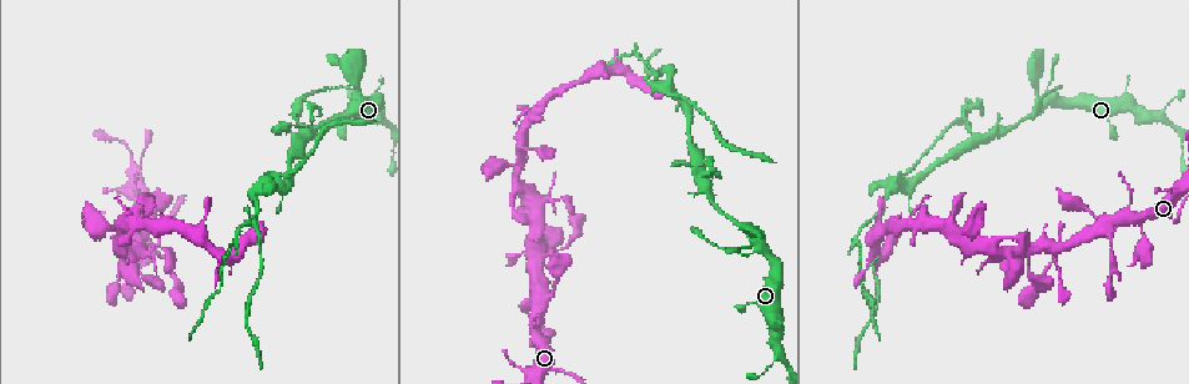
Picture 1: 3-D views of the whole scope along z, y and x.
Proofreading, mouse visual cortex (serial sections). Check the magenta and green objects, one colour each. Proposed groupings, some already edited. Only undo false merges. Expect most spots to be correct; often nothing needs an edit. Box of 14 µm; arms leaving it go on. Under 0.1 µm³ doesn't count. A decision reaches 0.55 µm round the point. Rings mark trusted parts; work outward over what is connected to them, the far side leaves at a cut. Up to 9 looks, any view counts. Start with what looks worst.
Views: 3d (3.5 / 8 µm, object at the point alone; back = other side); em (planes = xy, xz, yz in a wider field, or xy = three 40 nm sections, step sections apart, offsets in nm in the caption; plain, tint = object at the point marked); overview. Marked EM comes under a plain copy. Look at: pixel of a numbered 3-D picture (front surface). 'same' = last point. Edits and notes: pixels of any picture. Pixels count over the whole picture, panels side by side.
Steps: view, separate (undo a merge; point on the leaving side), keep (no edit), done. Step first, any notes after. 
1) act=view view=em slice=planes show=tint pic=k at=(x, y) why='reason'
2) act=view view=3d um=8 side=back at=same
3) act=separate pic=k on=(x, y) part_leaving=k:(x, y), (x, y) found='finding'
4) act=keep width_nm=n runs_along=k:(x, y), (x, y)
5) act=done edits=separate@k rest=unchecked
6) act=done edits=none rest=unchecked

act=view view=3d um=3.5 side=back pic=1 at=(687, 108) why='narrows sharply'

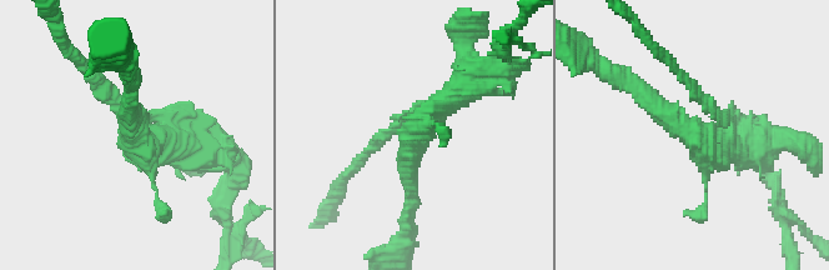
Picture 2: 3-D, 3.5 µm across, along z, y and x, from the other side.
act=view view=em slice=xy step=3 show=tint pic=2 at=(417, 128) why='need the tissue'

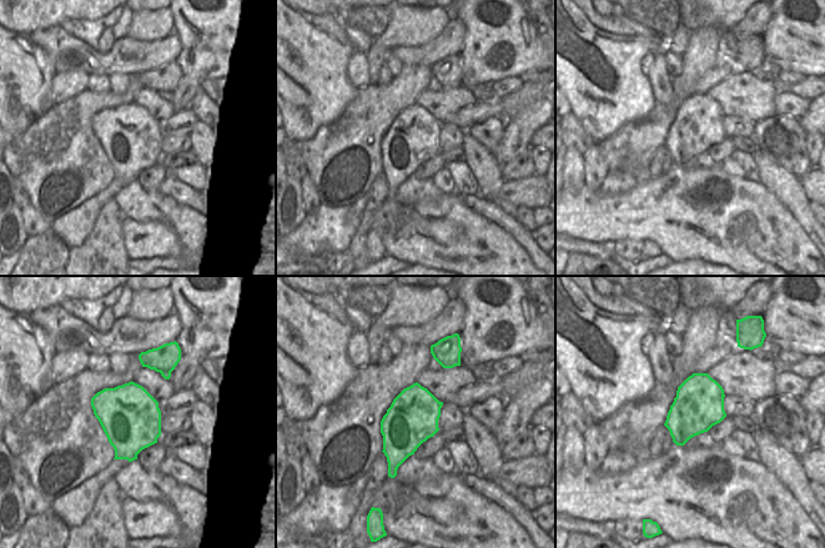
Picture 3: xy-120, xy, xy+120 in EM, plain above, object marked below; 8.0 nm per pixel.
act=separate pic=2 on=(100, 89) found='a second cell is stuck on'

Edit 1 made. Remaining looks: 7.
act=view view=overview

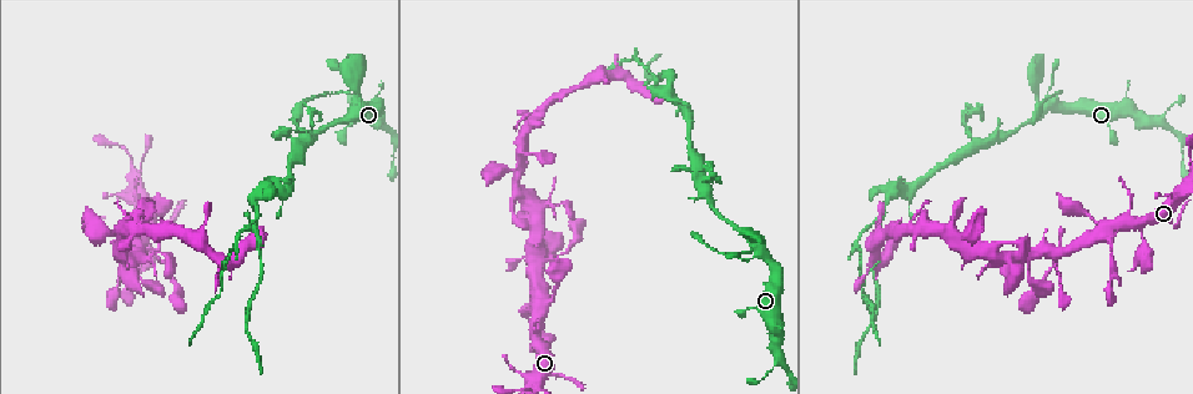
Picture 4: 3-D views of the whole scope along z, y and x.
act=view view=3d um=8 pic=4 at=(557, 204) why='sudden change in width'

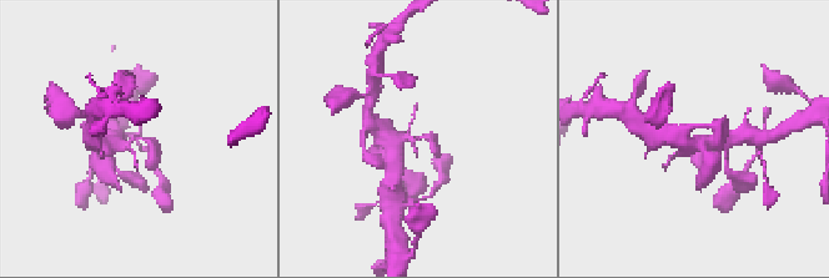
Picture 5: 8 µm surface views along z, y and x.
act=view view=3d um=3.5 side=back pic=5 at=(142, 140)

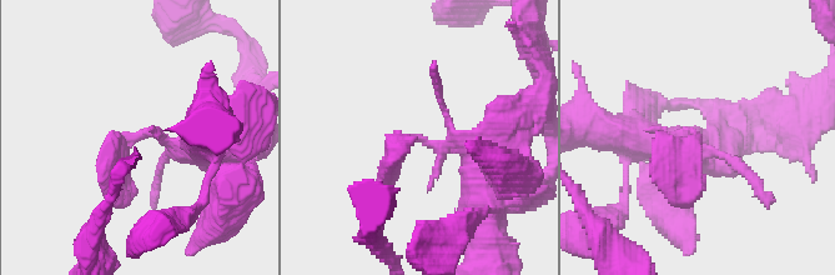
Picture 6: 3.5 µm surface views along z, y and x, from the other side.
act=view view=em slice=planes show=tint pic=6 at=(694, 134)

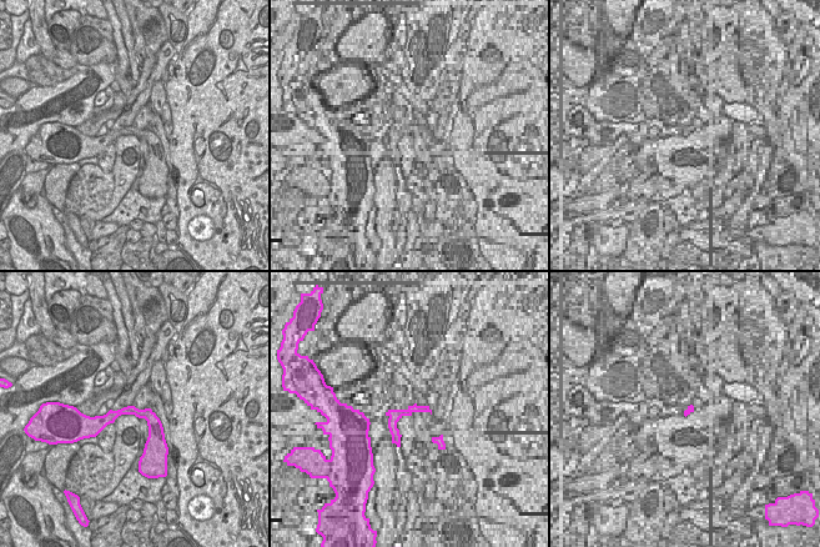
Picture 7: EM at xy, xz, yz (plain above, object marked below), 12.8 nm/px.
act=keep runs_along=6:(486, 176), (458, 145), (405, 139), (393, 151) found='one cell here'

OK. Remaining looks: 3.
act=view view=3d um=8 pic=4 at=(158, 257) why='thick turns thin'

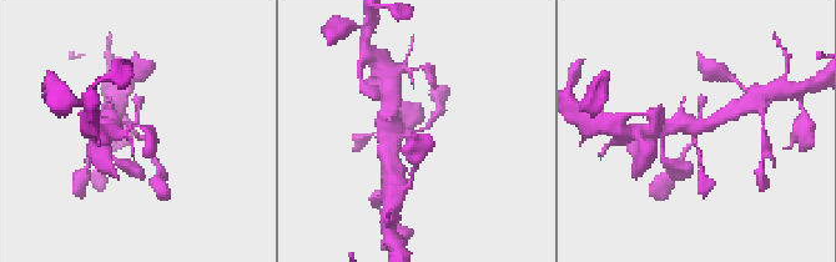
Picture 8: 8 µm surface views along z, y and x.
act=view view=3d um=3.5 pic=8 at=(418, 130)

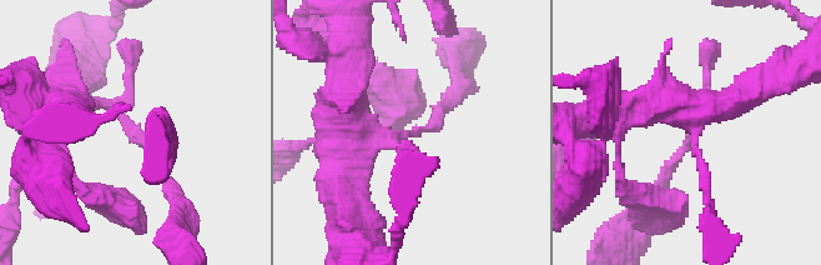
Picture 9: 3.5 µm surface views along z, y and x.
act=view view=em slice=xy step=5 show=tint pic=9 at=(406, 133)

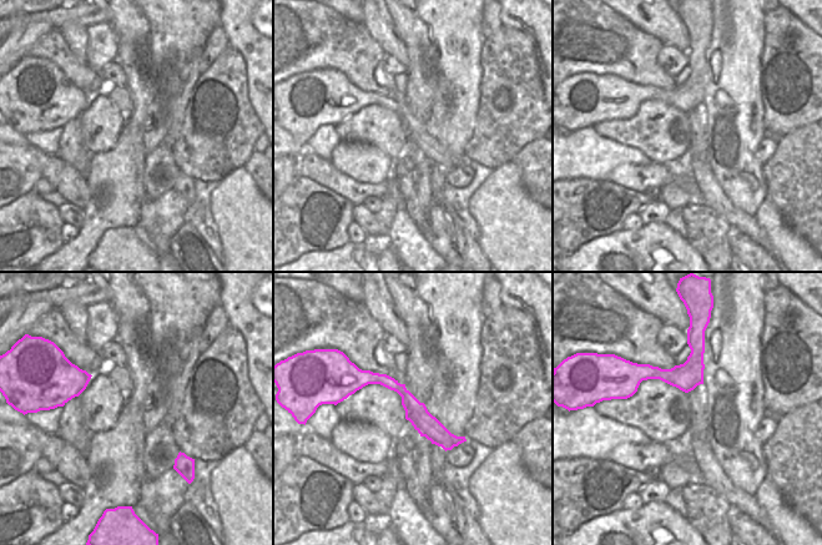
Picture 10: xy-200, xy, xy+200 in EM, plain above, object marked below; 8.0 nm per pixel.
act=keep runs_along=9:(60, 104), (110, 104), (167, 180) found='continuous, no second cell'

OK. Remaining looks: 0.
act=done edits=separate@2 rest=unchecked

